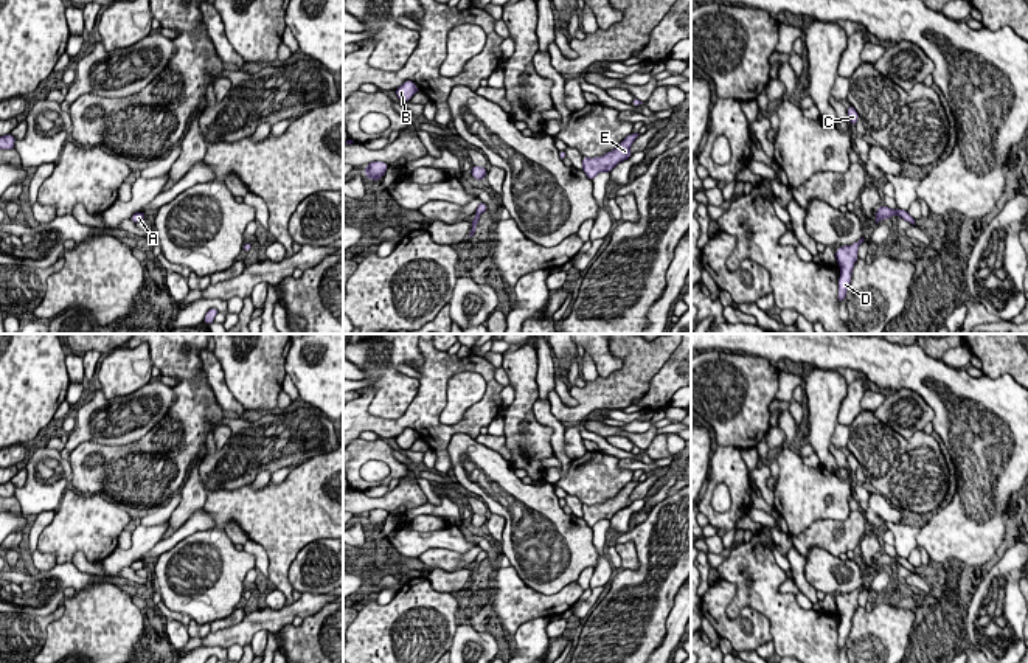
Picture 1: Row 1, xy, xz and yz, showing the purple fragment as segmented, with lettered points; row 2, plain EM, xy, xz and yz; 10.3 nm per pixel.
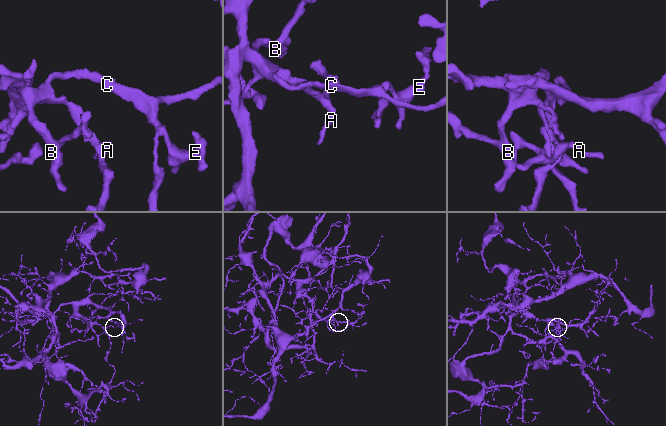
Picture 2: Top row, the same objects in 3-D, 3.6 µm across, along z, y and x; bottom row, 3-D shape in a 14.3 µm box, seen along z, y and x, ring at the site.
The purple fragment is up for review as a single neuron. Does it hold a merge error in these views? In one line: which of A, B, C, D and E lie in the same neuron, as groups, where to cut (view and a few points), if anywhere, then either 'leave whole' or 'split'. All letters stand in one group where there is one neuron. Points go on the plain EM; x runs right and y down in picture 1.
A B C D E | no cut | leave whole

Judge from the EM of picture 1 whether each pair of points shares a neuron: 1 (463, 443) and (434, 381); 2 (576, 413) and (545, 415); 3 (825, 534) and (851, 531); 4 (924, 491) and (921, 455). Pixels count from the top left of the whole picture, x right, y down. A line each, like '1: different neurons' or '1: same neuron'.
1: different neurons
2: different neurons
3: same neuron
4: same neuron

